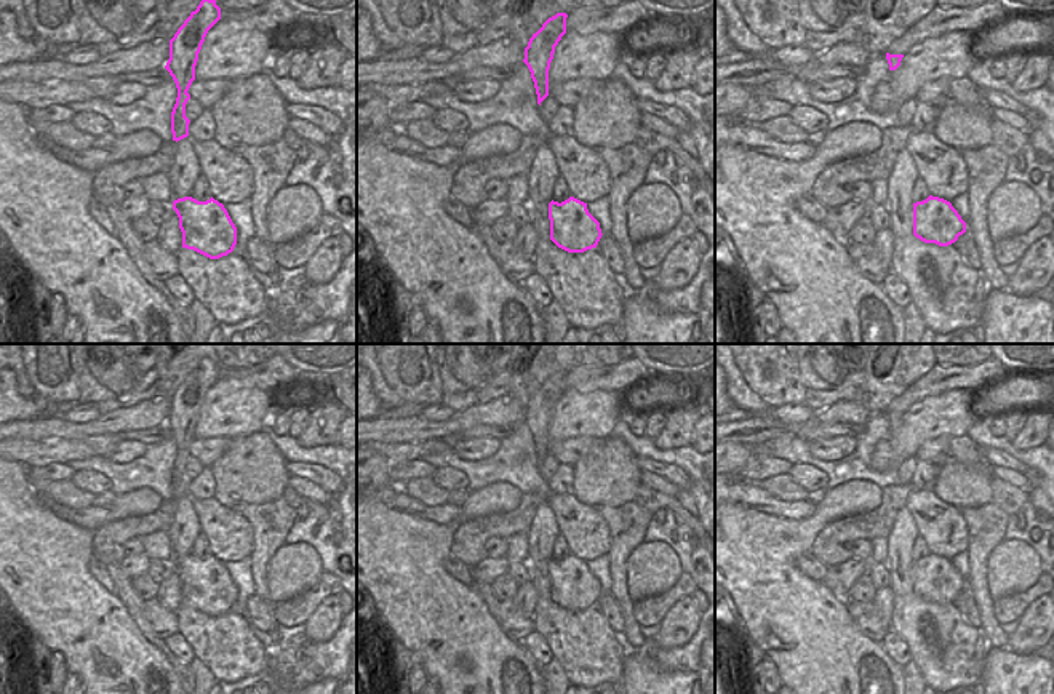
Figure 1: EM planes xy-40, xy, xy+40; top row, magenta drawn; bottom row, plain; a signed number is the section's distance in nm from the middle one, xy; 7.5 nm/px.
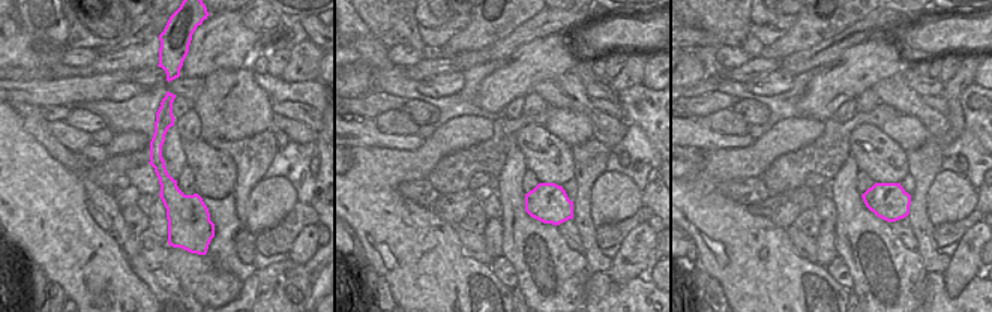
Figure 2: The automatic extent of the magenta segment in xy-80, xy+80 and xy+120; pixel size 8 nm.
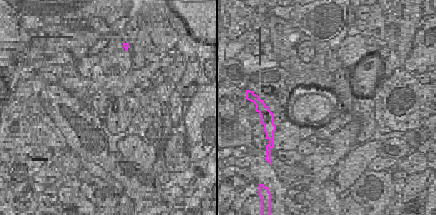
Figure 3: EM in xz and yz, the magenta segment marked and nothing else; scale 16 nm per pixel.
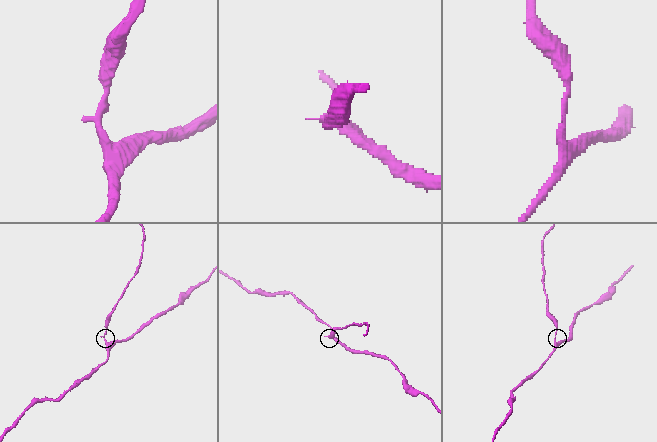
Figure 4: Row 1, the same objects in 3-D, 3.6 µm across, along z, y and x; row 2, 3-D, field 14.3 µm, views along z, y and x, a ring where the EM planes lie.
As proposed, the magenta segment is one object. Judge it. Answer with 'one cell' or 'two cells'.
one cell

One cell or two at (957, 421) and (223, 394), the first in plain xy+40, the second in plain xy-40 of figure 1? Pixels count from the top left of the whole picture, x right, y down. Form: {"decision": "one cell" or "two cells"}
{"decision": "one cell"}

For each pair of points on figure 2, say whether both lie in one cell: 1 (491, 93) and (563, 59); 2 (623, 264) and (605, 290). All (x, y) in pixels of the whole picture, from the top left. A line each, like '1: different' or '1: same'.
1: same
2: different

